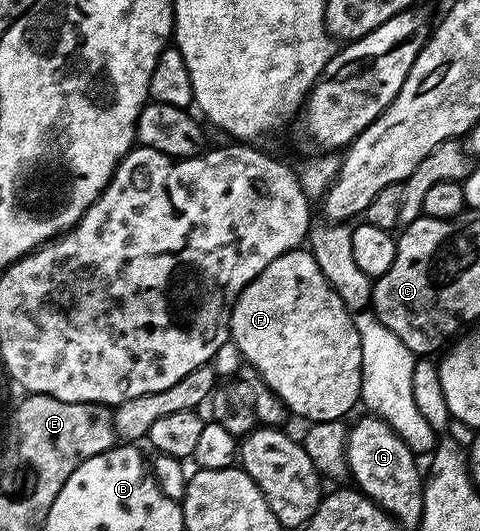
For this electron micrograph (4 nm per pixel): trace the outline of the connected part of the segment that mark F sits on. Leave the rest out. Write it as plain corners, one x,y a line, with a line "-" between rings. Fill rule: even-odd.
304,247
292,248
290,252
285,252
275,262
271,262
258,274
248,286
241,291
239,298
233,303
233,313
229,323
229,334
231,337
232,347
237,347
241,351
241,356
261,375
261,380
268,391
274,392
282,402
285,403
286,409
297,416
302,416
306,422
314,424
331,422
332,420
346,419
346,415
353,407
359,404
361,399
361,356
360,356
360,334
354,324
354,313
343,297
333,288
331,282
324,276
323,270
319,268
316,258
313,257
309,250

